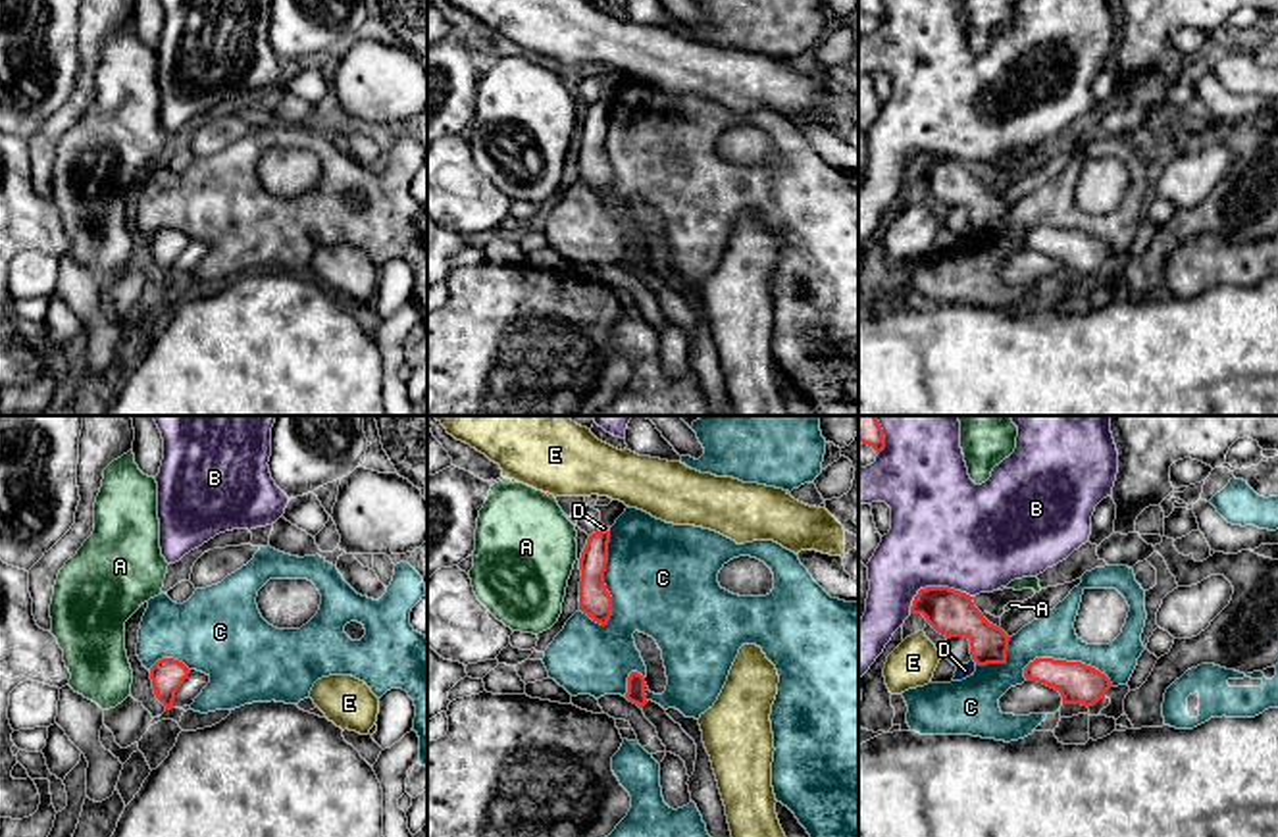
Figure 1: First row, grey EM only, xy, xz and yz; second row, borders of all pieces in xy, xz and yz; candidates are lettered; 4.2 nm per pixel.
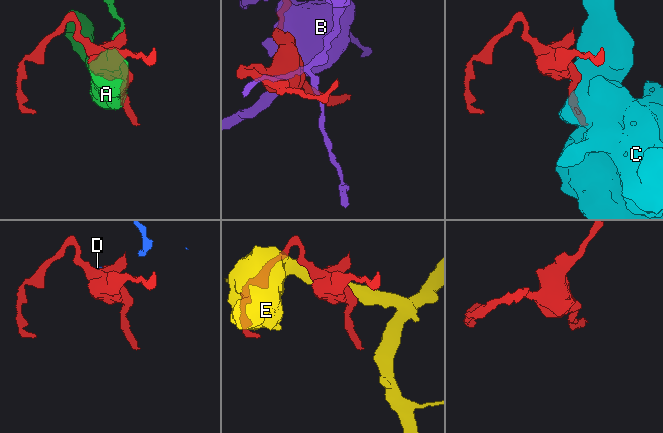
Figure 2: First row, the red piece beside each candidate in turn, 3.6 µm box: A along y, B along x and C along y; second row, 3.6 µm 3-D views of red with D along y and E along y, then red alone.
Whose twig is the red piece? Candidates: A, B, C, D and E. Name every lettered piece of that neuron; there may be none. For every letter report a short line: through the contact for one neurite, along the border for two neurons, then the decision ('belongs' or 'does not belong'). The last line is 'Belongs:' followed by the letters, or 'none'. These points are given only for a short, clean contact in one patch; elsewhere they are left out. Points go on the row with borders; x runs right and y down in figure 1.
A: does not belong
B: does not belong
C: does not belong
D: line yz (972, 659), (976, 664); does not belong
E: does not belong
Belongs: none

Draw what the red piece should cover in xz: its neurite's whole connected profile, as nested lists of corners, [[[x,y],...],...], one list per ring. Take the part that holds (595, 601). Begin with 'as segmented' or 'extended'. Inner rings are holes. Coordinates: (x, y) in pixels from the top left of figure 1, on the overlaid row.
as segmented; [[[597,531],[589,535],[579,558],[579,610],[601,625],[606,625],[612,616],[612,596],[604,585],[608,543],[610,531]]]

